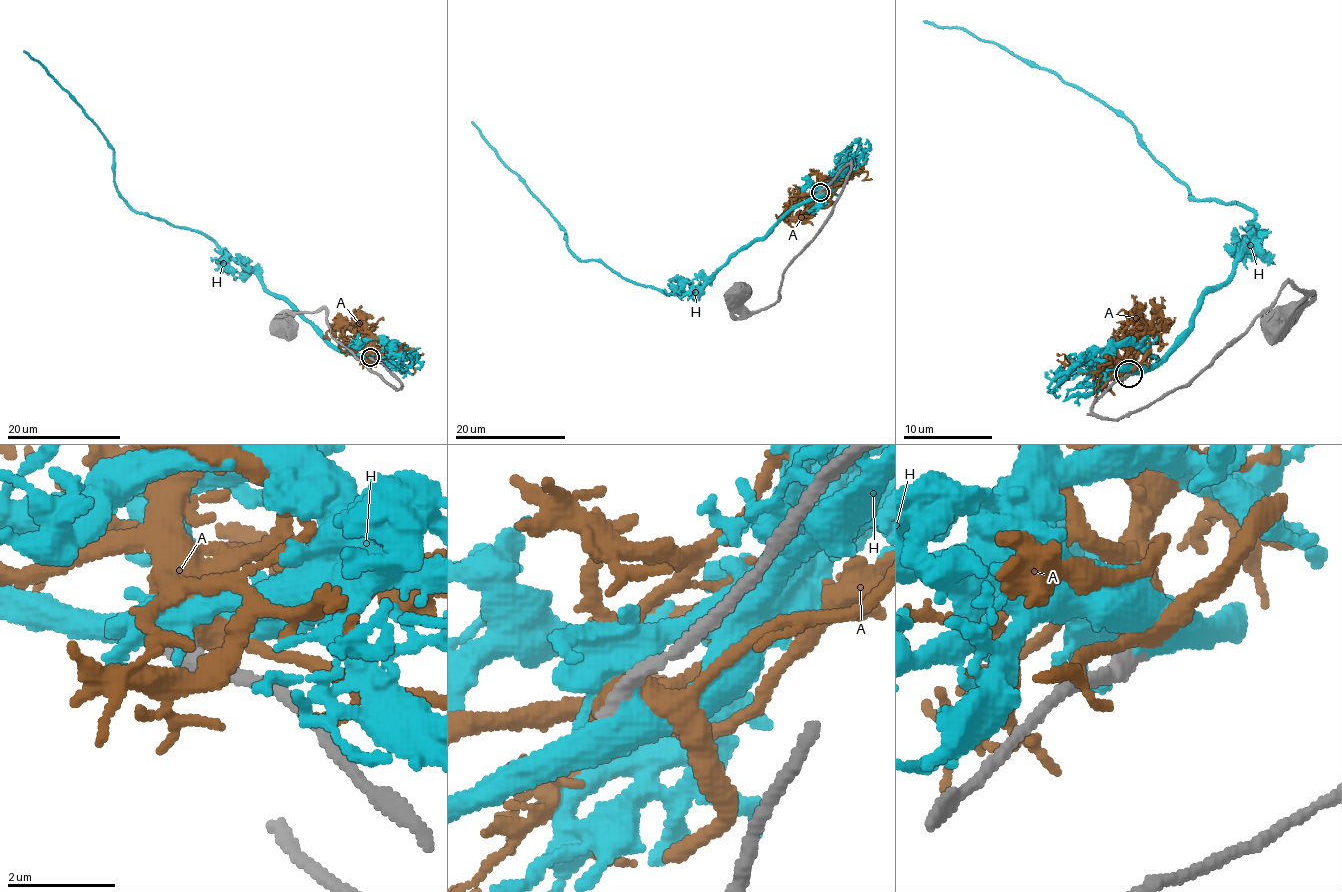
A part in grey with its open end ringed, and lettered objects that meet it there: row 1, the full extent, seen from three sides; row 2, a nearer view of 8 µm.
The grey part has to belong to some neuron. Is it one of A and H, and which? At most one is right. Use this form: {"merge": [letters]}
{"merge": ["H"]}

